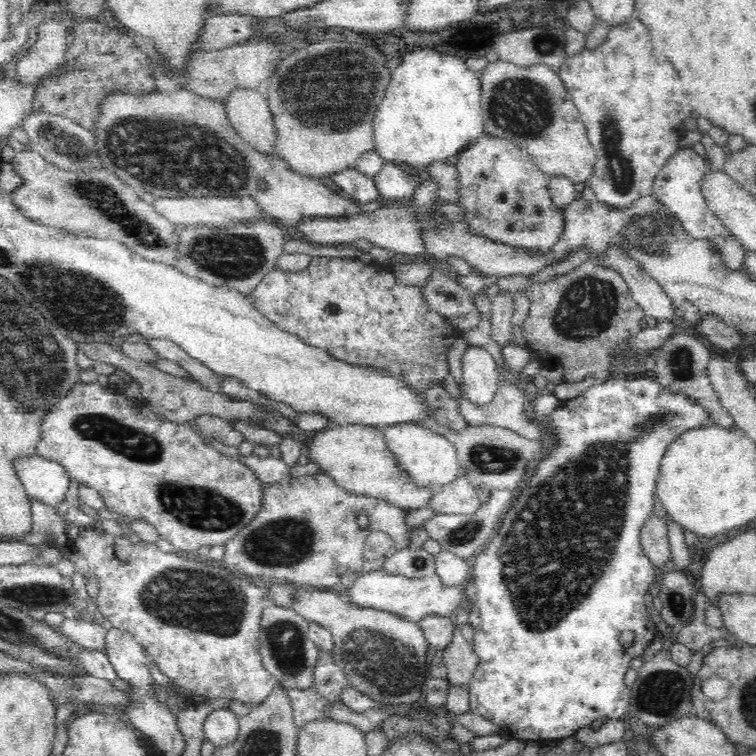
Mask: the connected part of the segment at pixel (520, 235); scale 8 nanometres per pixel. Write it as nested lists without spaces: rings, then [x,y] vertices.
[[[484,136],[468,146],[459,155],[458,173],[460,173],[460,193],[462,206],[467,212],[467,222],[472,231],[484,234],[490,239],[528,249],[547,251],[557,243],[562,234],[563,213],[553,209],[550,177],[534,164],[530,153],[520,149],[513,142],[503,138]]]

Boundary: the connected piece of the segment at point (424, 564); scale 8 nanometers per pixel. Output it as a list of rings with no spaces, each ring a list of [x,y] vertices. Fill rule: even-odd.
[[[412,546],[391,553],[383,562],[383,569],[406,578],[426,578],[435,574],[435,556],[428,554],[424,547]]]

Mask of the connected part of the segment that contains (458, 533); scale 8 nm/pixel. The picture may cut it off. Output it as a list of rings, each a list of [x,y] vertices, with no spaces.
[[[496,489],[491,491],[487,501],[482,503],[480,509],[472,514],[472,516],[448,513],[436,514],[435,517],[431,518],[425,524],[429,538],[435,540],[440,545],[442,551],[452,552],[462,560],[470,558],[472,554],[478,554],[484,548],[484,545],[495,535],[501,518],[511,507],[512,493],[513,491],[510,489]]]

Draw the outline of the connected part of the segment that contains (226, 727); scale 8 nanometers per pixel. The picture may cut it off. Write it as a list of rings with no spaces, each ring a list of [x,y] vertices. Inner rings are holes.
[[[219,709],[212,712],[203,722],[205,739],[216,747],[234,740],[239,731],[239,718],[232,709]]]

